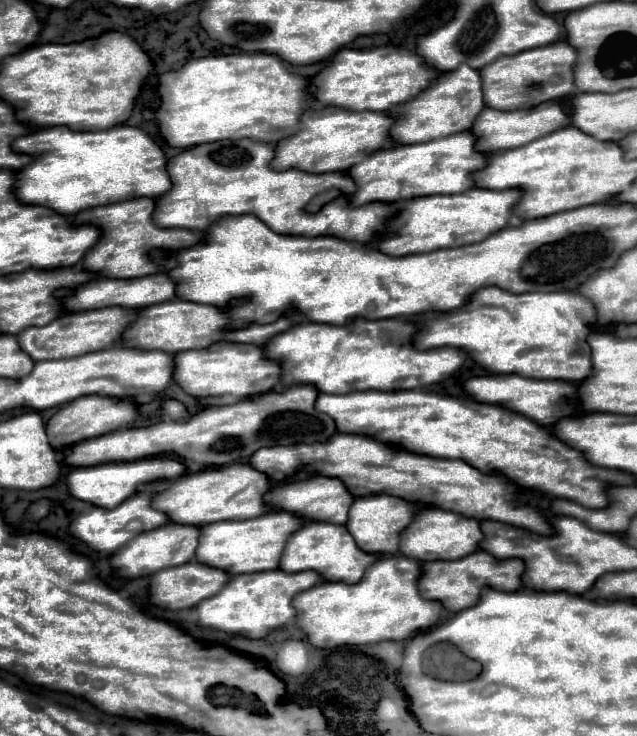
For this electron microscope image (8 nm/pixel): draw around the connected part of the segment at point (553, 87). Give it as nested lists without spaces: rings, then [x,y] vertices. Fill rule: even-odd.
[[[564,41],[532,51],[522,51],[520,55],[496,59],[494,63],[480,69],[482,95],[486,107],[498,111],[532,109],[540,103],[558,101],[568,95],[574,95],[576,85],[572,83],[572,59],[576,59],[576,51],[572,51],[572,47],[568,47],[568,43]]]

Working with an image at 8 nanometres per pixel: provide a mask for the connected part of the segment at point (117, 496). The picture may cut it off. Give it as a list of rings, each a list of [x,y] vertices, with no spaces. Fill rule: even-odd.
[[[170,455],[162,457],[150,457],[150,459],[140,459],[140,461],[130,461],[130,463],[102,463],[94,467],[74,467],[66,475],[66,489],[68,495],[86,503],[92,503],[102,509],[112,509],[118,507],[122,501],[132,497],[136,489],[144,483],[158,481],[158,479],[174,479],[186,473],[184,463]]]

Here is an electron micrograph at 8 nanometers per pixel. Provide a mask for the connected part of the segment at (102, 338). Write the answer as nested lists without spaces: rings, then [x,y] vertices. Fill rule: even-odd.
[[[108,307],[108,311],[80,311],[80,315],[64,313],[54,321],[50,321],[48,325],[28,327],[20,331],[16,337],[18,337],[20,349],[28,353],[34,361],[78,357],[84,353],[112,347],[112,339],[120,339],[120,327],[128,323],[128,315],[132,315],[132,311],[116,311],[116,307]]]

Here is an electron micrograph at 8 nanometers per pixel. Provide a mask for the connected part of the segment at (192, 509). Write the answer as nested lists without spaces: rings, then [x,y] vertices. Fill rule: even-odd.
[[[234,463],[212,471],[200,471],[192,475],[184,475],[162,489],[152,499],[152,507],[168,515],[172,523],[202,527],[204,523],[216,521],[236,521],[236,519],[254,519],[264,513],[264,503],[260,503],[260,495],[274,487],[274,483],[260,471],[252,469],[246,463]]]

